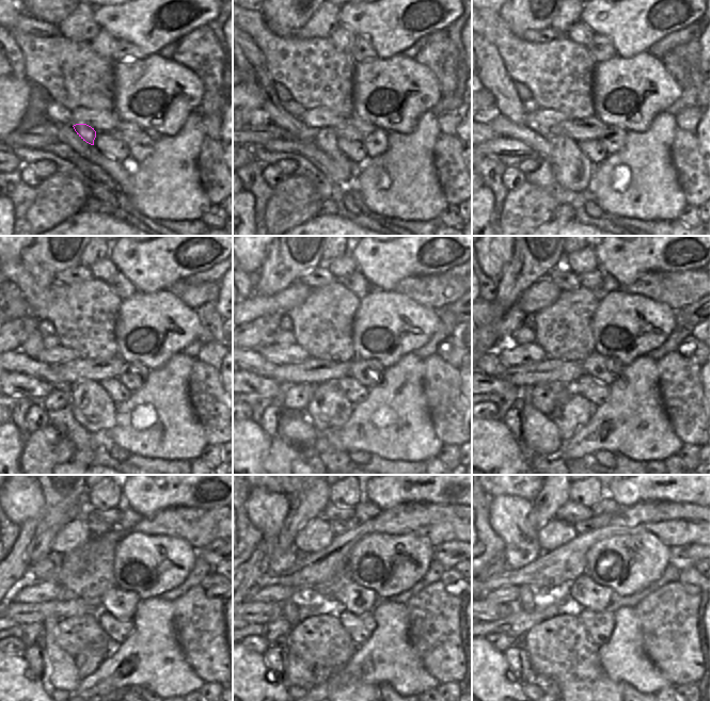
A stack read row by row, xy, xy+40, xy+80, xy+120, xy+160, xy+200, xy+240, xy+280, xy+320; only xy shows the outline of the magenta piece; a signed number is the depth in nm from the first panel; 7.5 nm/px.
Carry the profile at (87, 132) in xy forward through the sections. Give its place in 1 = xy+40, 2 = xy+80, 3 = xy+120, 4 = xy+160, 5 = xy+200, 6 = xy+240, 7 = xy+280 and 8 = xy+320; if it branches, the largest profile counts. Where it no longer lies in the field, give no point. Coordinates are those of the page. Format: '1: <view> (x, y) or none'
1: xy+40 (326, 140)
2: xy+80 (572, 170)
3: xy+120 (92, 408)
4: xy+160 (329, 408)
5: xy+200 (569, 416)
6: xy+240 (88, 662)
7: xy+280 (321, 673)
8: xy+320 (553, 688)

